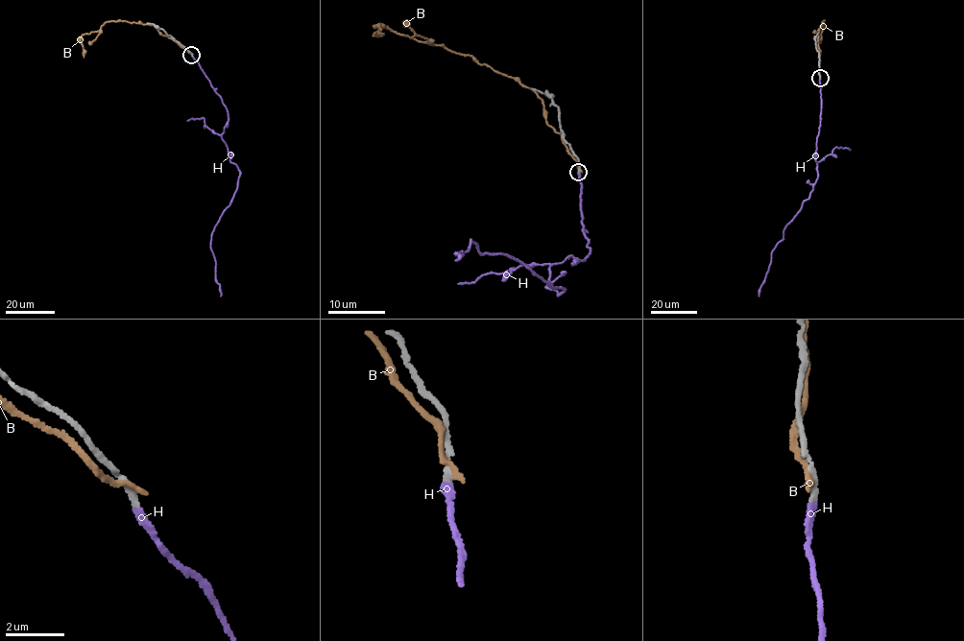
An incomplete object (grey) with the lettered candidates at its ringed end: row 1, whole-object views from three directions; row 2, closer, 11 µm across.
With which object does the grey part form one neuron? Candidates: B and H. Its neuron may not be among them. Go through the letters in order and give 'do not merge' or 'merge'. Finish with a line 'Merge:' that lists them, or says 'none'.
B: do not merge
H: merge
Merge: H

